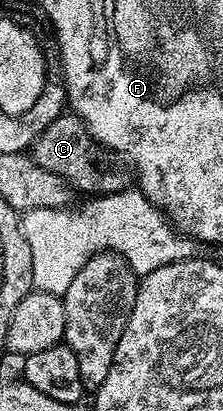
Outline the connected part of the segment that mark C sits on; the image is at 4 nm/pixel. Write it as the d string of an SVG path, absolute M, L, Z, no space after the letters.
M65 112L56 117L37 136L30 147L30 156L38 168L62 176L73 191L84 193L84 196L117 194L129 189L134 182L134 174L129 163L116 151L108 149L88 131L88 125L74 113Z

